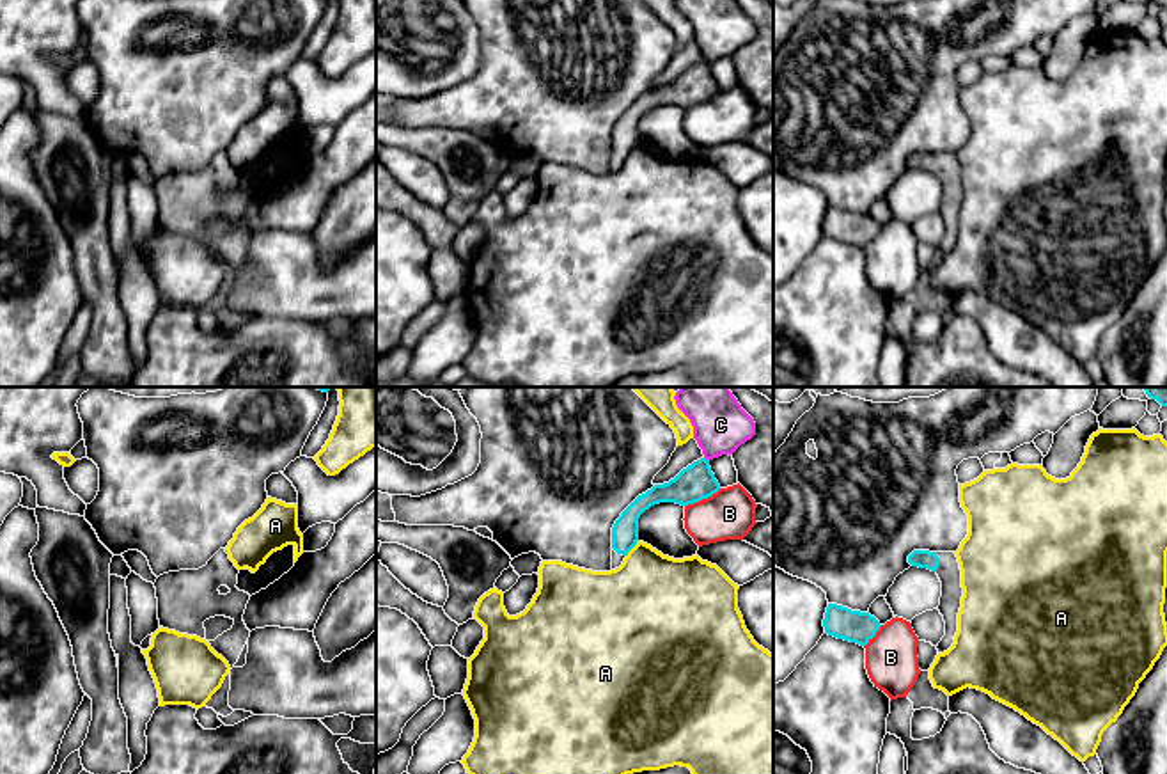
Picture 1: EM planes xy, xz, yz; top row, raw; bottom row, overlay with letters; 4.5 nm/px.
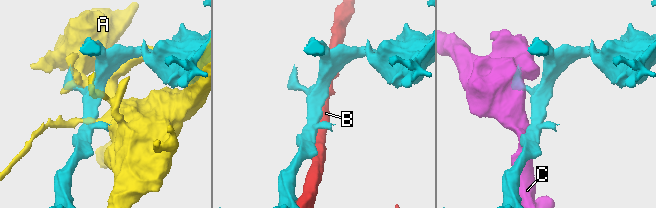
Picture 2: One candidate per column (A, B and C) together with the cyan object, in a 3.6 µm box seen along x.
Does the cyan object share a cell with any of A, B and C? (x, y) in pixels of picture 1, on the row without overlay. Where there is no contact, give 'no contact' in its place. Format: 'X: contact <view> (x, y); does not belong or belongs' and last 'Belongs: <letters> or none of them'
A: contact xz (632, 150); does not belong
B: contact xz (703, 100); does not belong
C: contact xz (704, 61); does not belong
Belongs: none of them

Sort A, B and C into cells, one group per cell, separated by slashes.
A / B / C

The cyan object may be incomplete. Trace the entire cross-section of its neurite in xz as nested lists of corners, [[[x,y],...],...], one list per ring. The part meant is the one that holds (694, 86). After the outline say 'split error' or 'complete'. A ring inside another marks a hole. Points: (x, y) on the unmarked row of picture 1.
[[[701,60],[683,71],[674,82],[663,87],[654,87],[646,96],[638,98],[615,122],[612,130],[612,172],[619,170],[628,154],[638,144],[638,121],[654,107],[676,105],[688,108],[711,99],[720,92],[709,62]]] | split error

